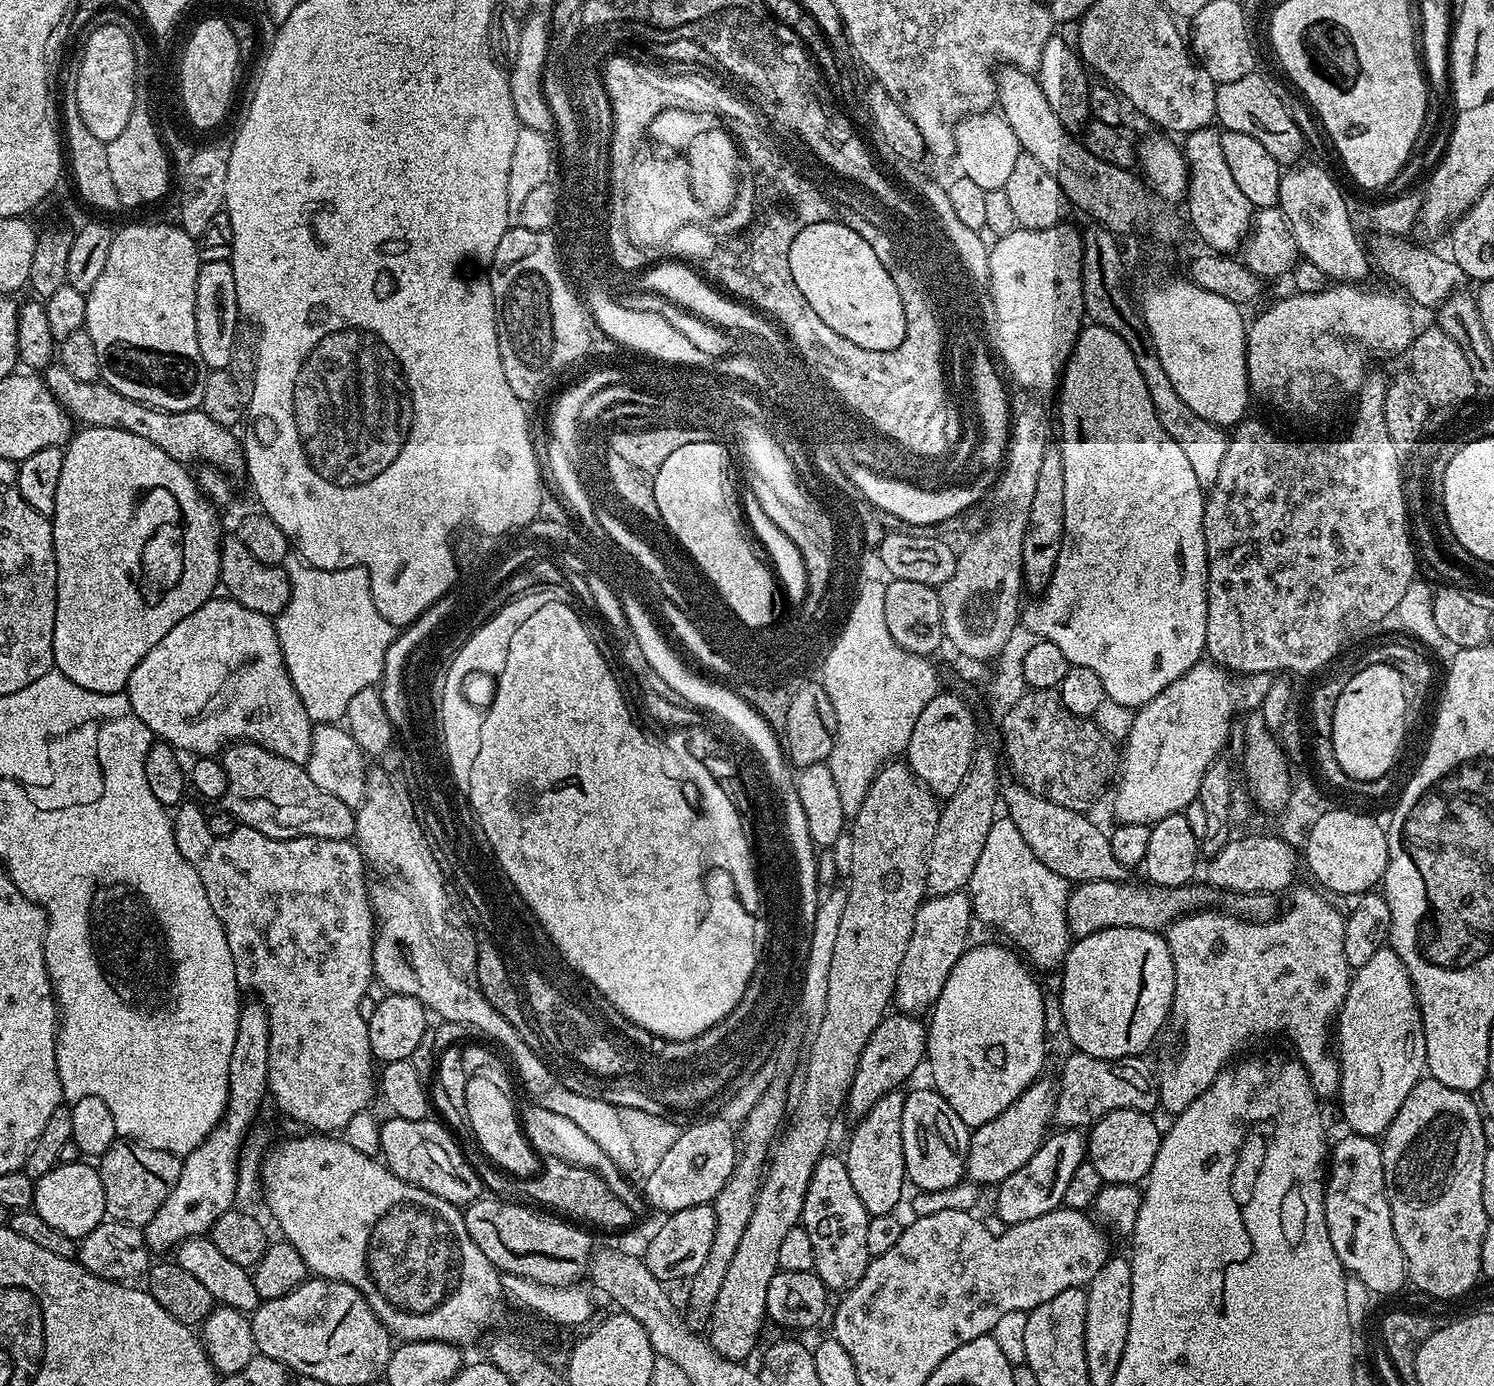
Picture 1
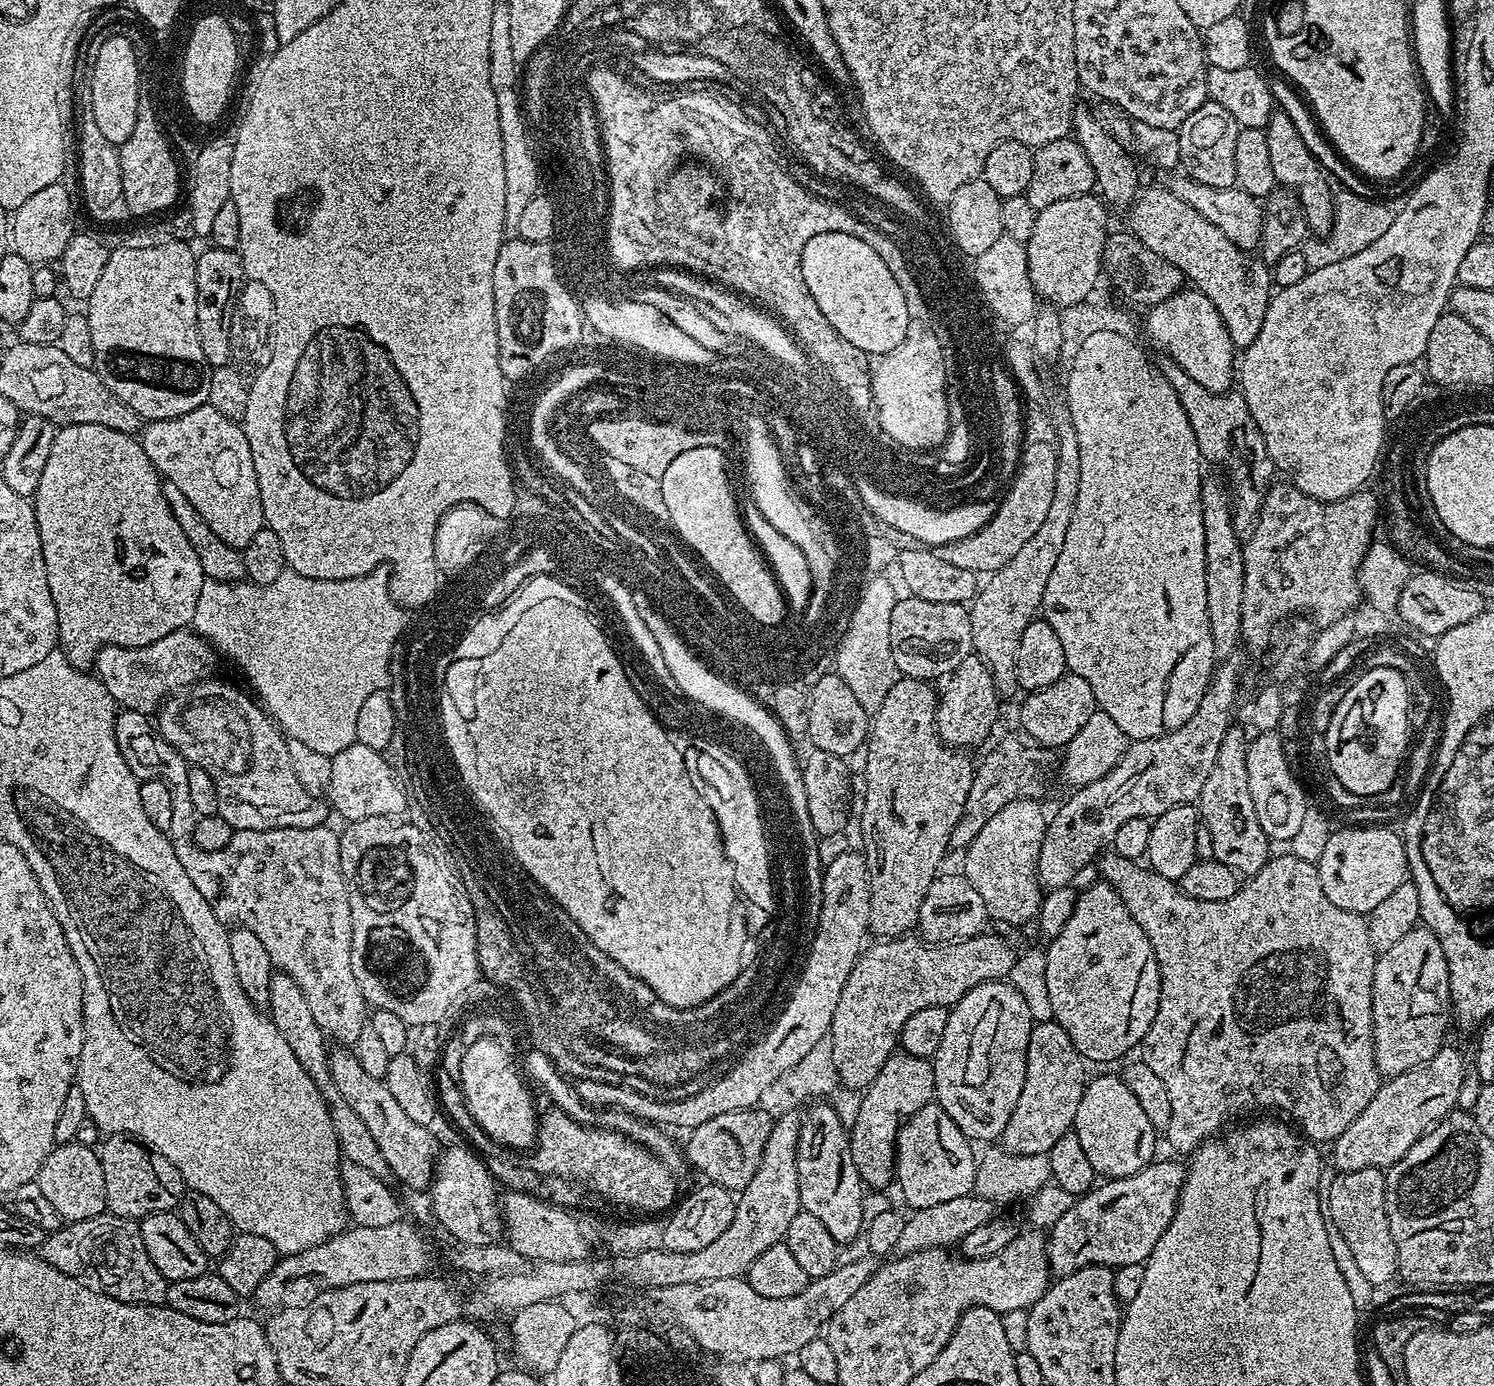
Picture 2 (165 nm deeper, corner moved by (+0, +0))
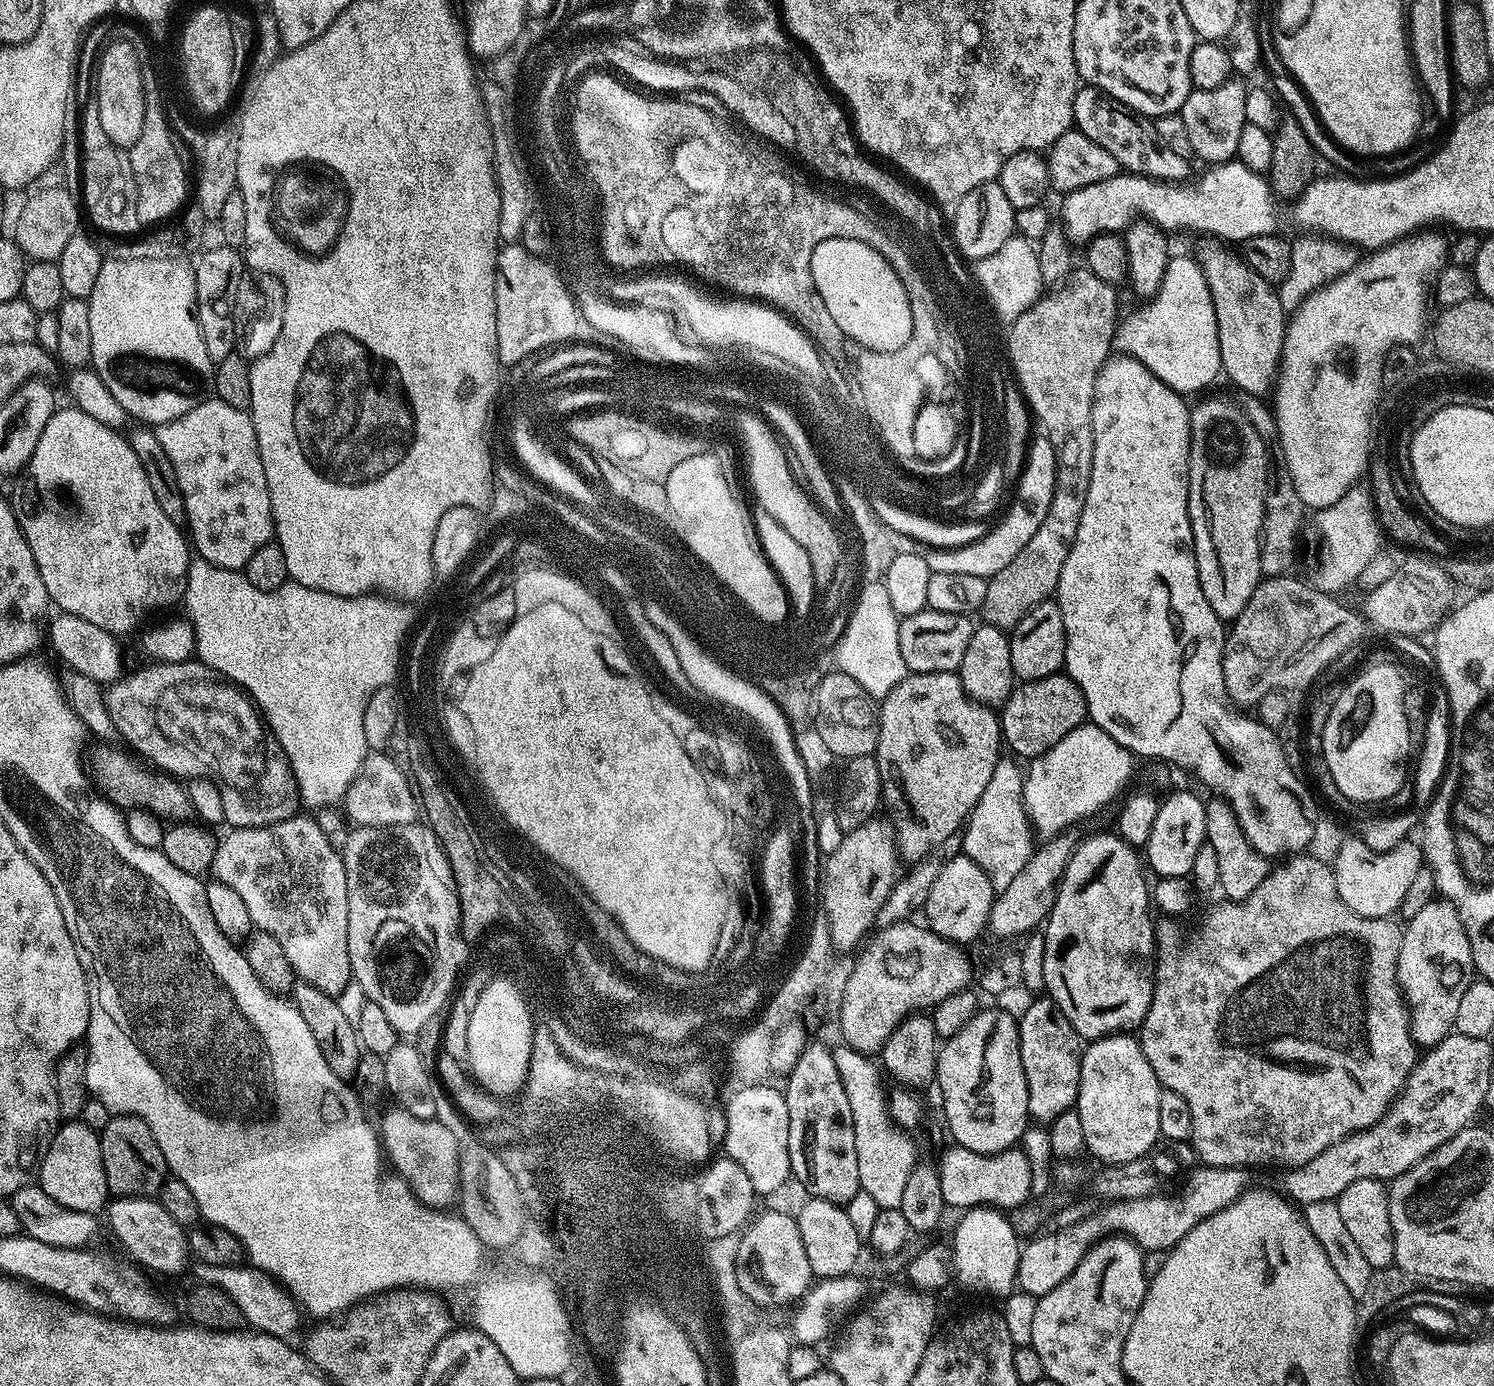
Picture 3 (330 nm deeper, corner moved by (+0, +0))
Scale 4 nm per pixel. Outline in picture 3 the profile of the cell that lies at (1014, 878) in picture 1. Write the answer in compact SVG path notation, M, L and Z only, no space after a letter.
M1002 758L994 766L994 774L990 774L990 782L986 782L986 790L982 790L982 798L978 798L962 829L963 855L982 866L986 878L990 878L993 893L1010 886L1034 851L1034 833L1024 808L1024 772L1015 764L1017 761L1012 760Z

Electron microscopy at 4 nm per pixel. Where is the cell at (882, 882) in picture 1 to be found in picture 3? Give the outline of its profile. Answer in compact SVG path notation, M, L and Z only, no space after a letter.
M913 672L905 676L902 682L898 682L898 686L894 686L894 690L890 690L888 696L879 701L878 715L880 717L880 733L874 755L885 773L892 772L892 780L904 791L904 804L908 807L908 812L902 813L900 821L897 819L894 824L898 852L905 861L908 859L908 862L915 862L926 855L934 846L953 839L963 829L968 816L978 802L978 798L982 798L982 790L986 790L986 782L990 782L990 774L994 774L994 766L1002 759L1000 717L989 705L980 704L979 701L969 696L956 672Z

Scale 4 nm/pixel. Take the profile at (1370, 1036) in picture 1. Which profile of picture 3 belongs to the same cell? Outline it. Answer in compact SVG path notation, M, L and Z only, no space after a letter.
M1433 898L1426 906L1422 906L1422 910L1418 910L1418 914L1414 914L1414 918L1410 918L1403 925L1404 937L1402 938L1402 946L1400 947L1400 954L1398 960L1398 976L1400 985L1408 1001L1411 1018L1412 1018L1412 1033L1417 1045L1420 1046L1434 1046L1438 1042L1442 1042L1455 1029L1455 1019L1457 1017L1458 1006L1461 1004L1462 994L1467 990L1467 987L1472 984L1474 977L1477 975L1476 963L1474 962L1474 954L1472 953L1472 946L1470 938L1466 936L1466 930L1462 924L1462 918L1455 905L1451 901L1443 898Z

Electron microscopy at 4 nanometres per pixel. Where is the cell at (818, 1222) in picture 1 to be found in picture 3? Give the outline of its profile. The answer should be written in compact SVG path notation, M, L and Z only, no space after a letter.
M809 1043L787 1073L788 1088L783 1089L786 1110L790 1114L790 1166L791 1175L808 1191L809 1197L847 1205L860 1191L857 1149L854 1147L854 1121L850 1110L848 1092L843 1086L836 1065L836 1053L824 1044Z

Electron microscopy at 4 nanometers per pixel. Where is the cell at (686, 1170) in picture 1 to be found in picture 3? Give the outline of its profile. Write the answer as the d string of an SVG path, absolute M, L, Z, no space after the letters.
M756 1082L740 1089L728 1100L728 1129L724 1132L724 1144L728 1147L727 1159L738 1162L742 1170L750 1177L757 1197L764 1198L776 1192L787 1180L790 1180L790 1114L786 1110L786 1098L778 1087L771 1088L771 1083Z

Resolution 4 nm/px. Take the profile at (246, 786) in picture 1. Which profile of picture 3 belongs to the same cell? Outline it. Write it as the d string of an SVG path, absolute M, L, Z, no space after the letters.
M193 658L174 662L173 664L157 664L155 662L145 663L145 668L140 668L137 672L121 675L120 679L113 680L107 685L104 692L104 701L108 707L108 716L112 719L112 727L115 735L121 736L123 743L135 755L151 762L159 771L168 773L169 776L177 778L191 778L201 776L210 778L217 786L220 787L222 794L222 810L224 811L224 824L232 828L261 828L277 824L283 820L290 819L291 816L297 815L298 793L296 791L296 782L292 779L292 768L288 764L286 754L282 746L276 741L276 737L268 731L257 707L251 699L241 689L237 688L232 681L226 679L221 672L216 672L210 666L201 664L199 659Z

